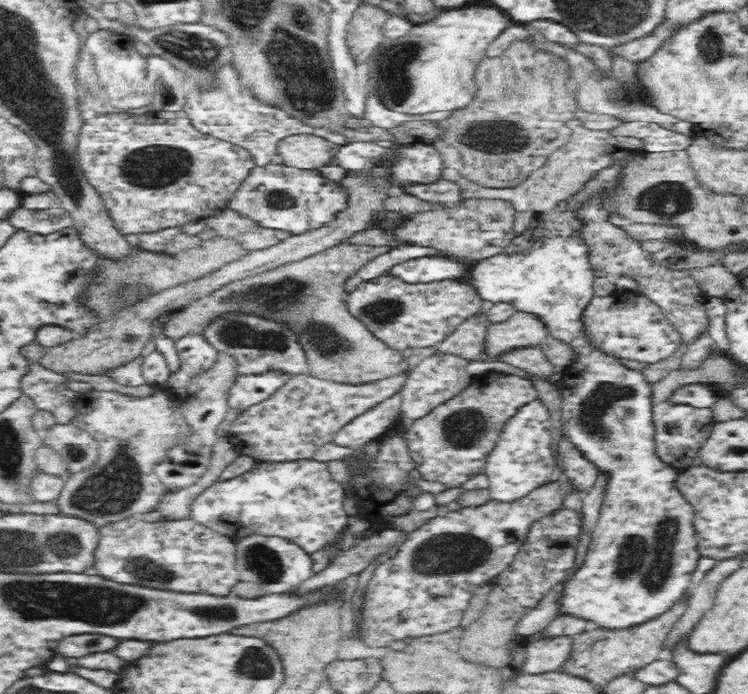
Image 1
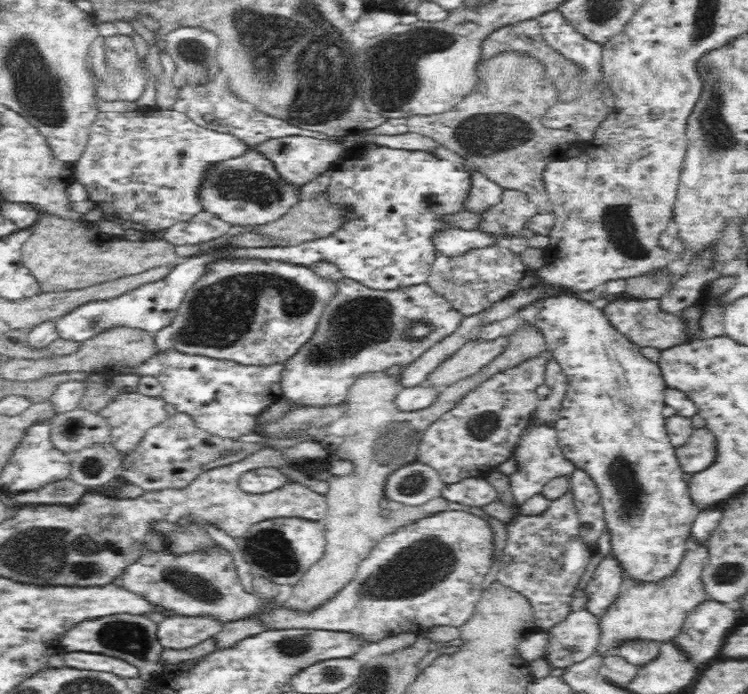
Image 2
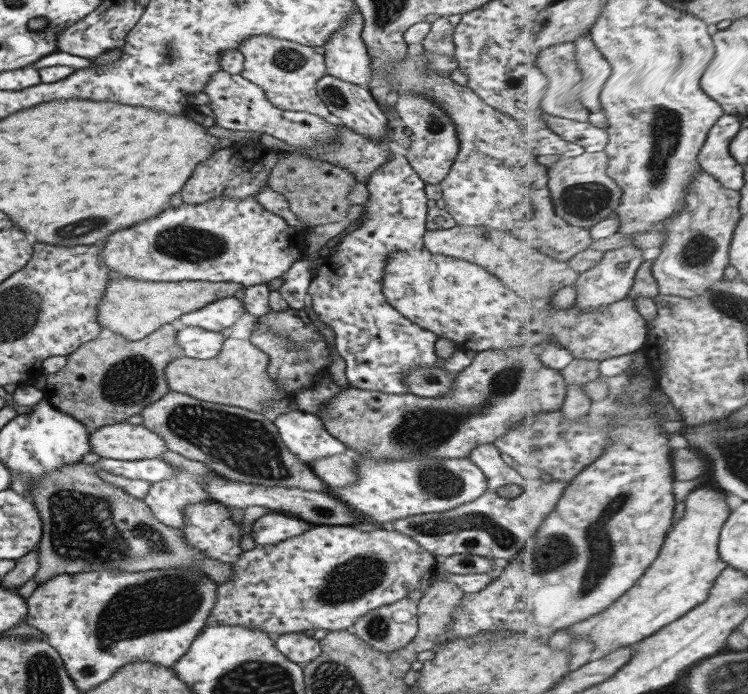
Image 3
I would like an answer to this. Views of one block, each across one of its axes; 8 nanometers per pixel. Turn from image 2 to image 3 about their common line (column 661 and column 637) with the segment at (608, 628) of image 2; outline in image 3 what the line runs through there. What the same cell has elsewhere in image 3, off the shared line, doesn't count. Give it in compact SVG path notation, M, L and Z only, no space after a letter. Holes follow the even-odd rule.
M712 488L696 490L688 500L686 518L672 528L659 559L639 583L607 611L574 624L566 631L573 637L590 638L596 644L596 652L606 656L650 638L706 603L711 598L720 575L729 567L728 561L724 560L720 552L720 545L721 535L731 514L726 494Z

